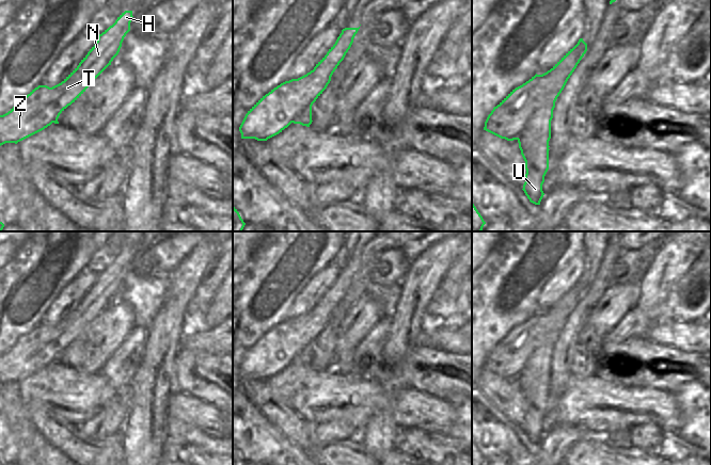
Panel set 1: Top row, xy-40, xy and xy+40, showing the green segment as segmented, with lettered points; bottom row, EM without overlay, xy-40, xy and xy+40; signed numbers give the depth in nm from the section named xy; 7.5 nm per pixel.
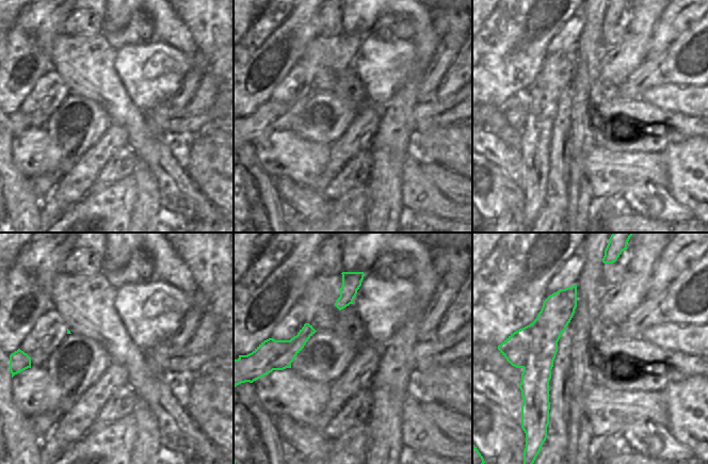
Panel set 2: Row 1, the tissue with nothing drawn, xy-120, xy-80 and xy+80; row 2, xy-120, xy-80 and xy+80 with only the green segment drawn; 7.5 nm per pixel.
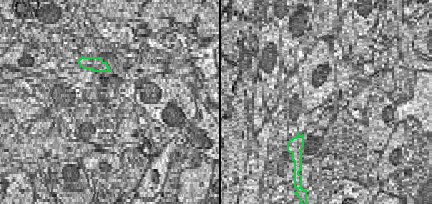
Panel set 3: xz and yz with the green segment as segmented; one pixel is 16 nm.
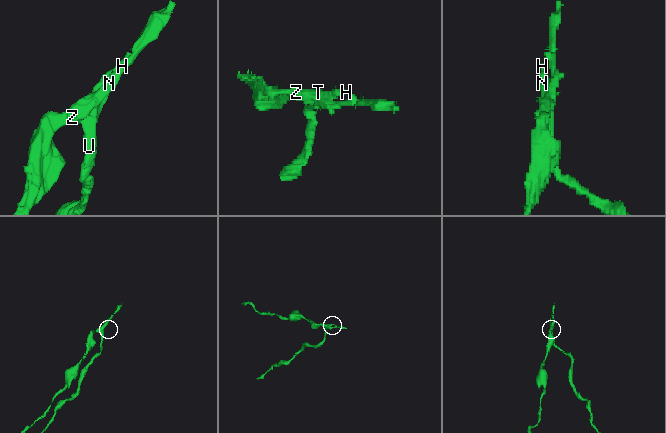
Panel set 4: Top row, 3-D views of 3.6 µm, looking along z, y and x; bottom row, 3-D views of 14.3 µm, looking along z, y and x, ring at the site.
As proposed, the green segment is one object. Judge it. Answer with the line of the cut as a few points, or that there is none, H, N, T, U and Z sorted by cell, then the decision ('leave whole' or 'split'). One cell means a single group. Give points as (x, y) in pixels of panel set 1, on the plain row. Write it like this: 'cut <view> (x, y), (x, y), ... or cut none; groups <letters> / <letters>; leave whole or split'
cut xy+40 (554, 340), (543, 343), (530, 357), (522, 371), (516, 378); groups H N T Z / U; split

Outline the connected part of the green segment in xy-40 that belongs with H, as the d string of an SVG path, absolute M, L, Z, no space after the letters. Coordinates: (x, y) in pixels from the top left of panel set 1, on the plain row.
M125 250L112 264L98 273L96 283L61 322L52 326L38 324L20 337L7 352L0 354L0 385L17 383L56 360L111 304L130 270L132 256L132 250Z

